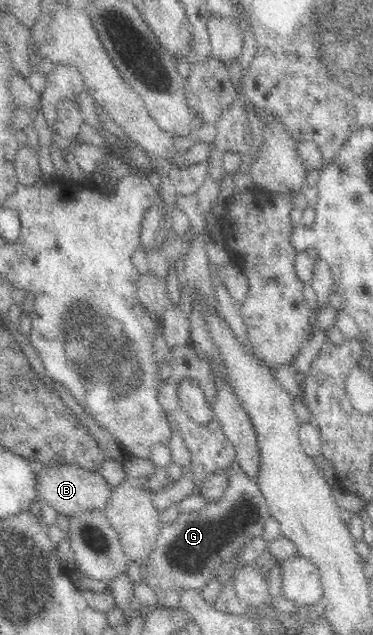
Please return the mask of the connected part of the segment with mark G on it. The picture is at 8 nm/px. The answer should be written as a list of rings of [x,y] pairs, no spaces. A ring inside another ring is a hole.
[[[233,461],[225,471],[228,472],[228,480],[231,480],[225,494],[198,512],[179,513],[176,522],[162,526],[155,548],[141,565],[141,582],[153,591],[161,607],[178,608],[180,593],[184,589],[202,591],[216,574],[221,558],[237,553],[246,543],[263,533],[264,524],[270,518],[263,493],[255,480],[247,478],[239,463]]]

